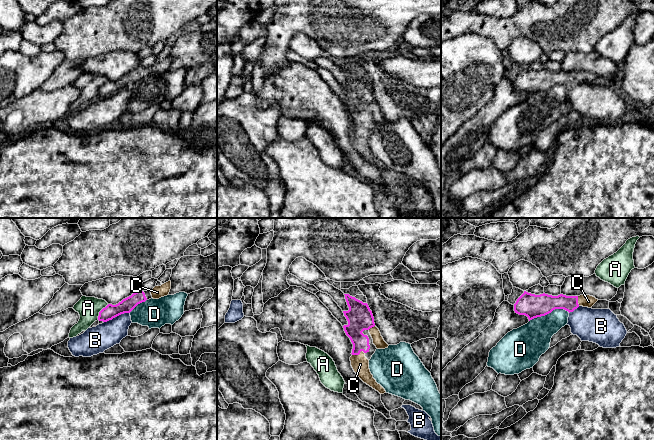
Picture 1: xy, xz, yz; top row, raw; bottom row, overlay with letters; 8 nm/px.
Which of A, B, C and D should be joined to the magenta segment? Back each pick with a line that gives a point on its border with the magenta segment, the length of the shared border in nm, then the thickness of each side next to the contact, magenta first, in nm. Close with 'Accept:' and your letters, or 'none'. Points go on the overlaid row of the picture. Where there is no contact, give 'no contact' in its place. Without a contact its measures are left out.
C: meets magenta in xz at (358, 354); contact 110 nm long; 160 nm thick on the magenta side, 140 nm on the other
Accept: C

